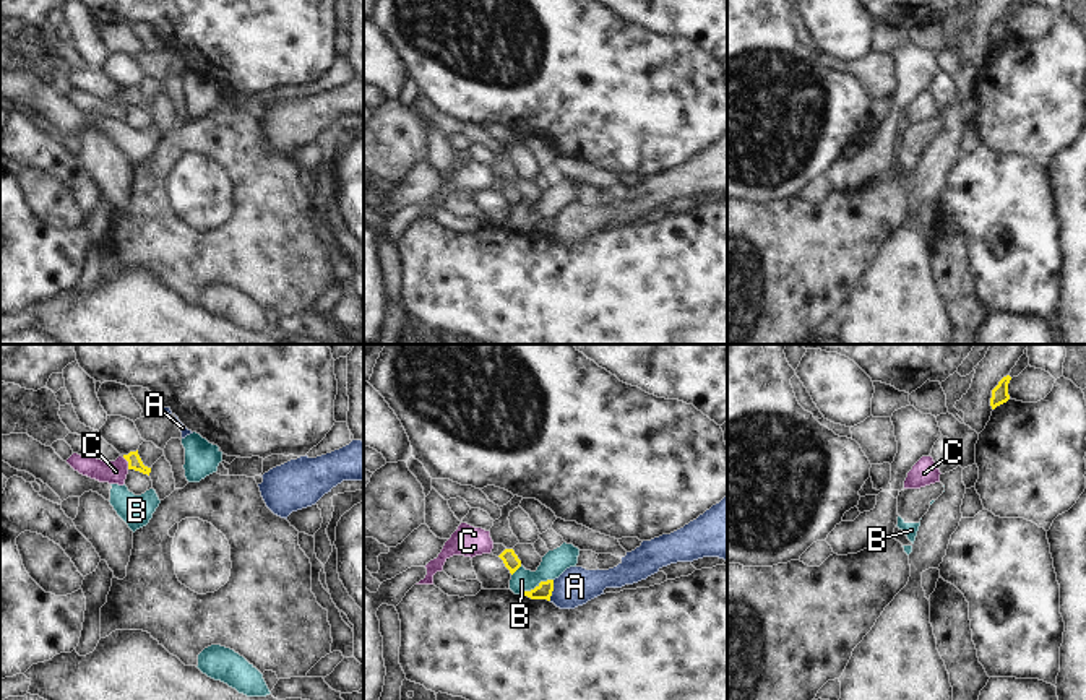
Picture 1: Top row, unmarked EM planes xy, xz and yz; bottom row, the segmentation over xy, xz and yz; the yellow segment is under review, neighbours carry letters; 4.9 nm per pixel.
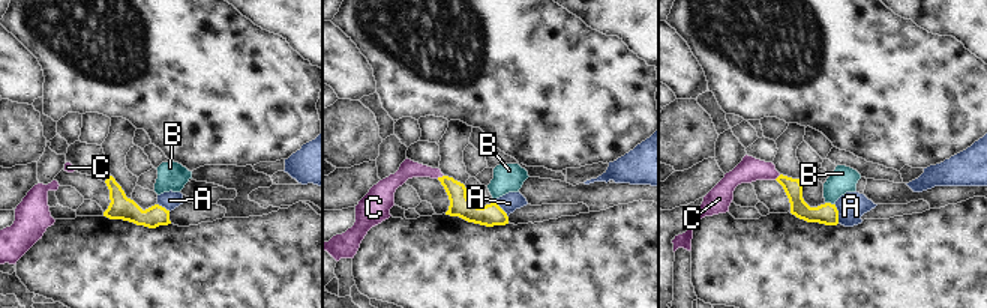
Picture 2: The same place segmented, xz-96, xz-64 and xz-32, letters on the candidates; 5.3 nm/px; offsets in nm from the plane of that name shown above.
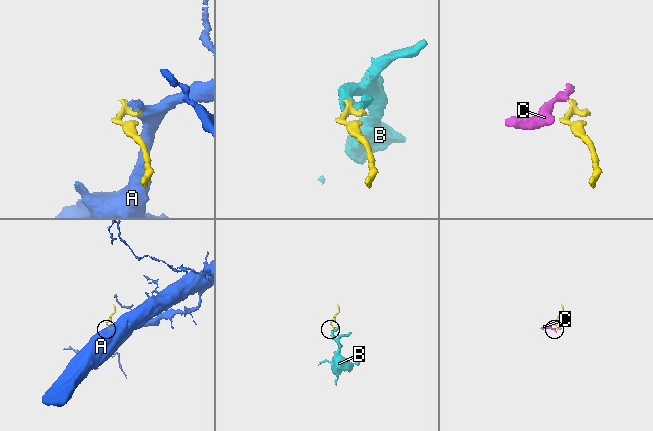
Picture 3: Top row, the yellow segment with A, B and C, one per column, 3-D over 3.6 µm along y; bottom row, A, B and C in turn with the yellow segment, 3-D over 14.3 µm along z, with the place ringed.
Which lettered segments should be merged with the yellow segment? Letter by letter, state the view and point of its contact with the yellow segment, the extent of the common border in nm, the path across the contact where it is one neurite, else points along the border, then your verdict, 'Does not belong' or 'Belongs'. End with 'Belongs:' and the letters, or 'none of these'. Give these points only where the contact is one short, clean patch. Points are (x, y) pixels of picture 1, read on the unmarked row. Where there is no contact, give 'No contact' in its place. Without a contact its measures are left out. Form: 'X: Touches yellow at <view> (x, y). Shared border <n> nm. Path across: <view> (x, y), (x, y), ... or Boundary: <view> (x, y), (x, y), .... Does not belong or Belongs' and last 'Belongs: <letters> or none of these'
A: Touches yellow at xz (552, 226). Shared border 110 nm. Boundary: xz (554, 216), (549, 236). Does not belong
B: Touches yellow at xz (536, 223). Shared border 190 nm. Boundary: xz (552, 215), (541, 216), (533, 224), (518, 229). Does not belong
C: Touches yellow at xy (129, 99). Shared border 70 nm. Path across: xy (133, 95), (129, 99), (116, 108). Belongs
Belongs: C

